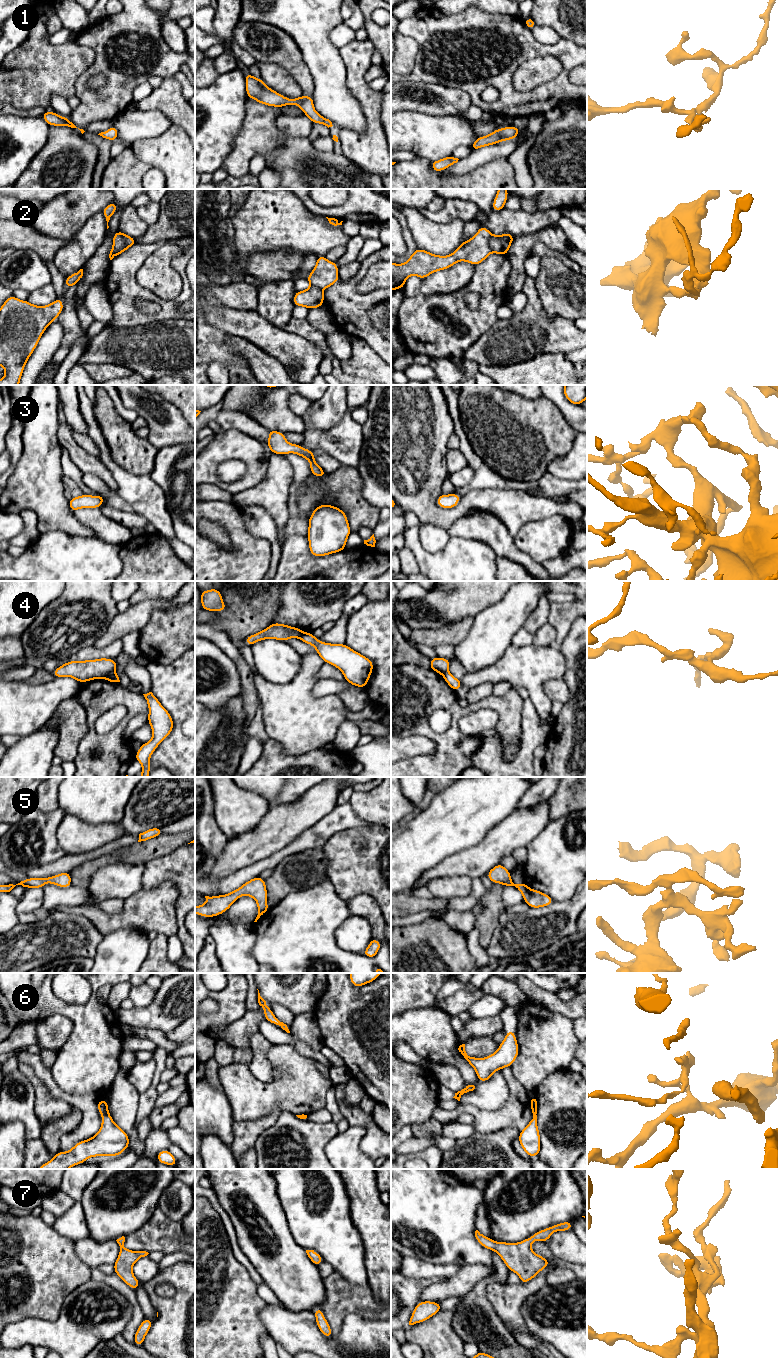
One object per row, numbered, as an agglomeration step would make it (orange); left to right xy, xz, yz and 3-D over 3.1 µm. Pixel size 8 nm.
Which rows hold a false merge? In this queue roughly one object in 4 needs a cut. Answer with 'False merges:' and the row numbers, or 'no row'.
False merges: 4

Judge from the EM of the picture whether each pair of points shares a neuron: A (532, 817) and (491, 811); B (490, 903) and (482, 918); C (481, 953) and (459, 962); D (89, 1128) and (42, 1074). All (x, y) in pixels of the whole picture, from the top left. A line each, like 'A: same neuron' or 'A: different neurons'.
A: different neurons
B: same neuron
C: different neurons
D: same neuron

